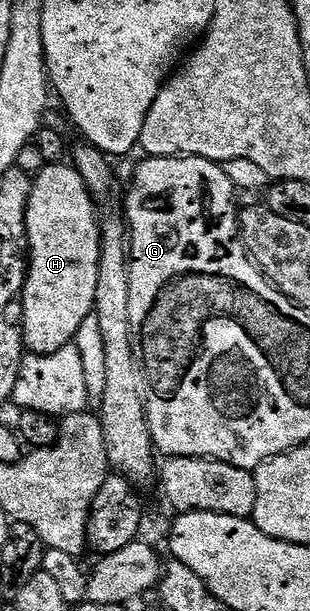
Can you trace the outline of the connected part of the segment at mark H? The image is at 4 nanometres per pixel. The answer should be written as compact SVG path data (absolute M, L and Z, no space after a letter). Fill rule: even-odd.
M69 163L47 164L43 172L39 172L34 185L32 186L32 194L28 202L28 210L26 211L26 239L28 241L28 267L26 269L26 284L22 288L22 319L20 327L22 329L22 338L25 347L29 349L35 356L43 356L44 354L52 354L56 350L60 350L64 345L73 341L74 335L80 330L80 326L84 322L84 318L88 318L94 311L94 299L96 298L96 278L98 277L98 267L100 266L100 238L102 230L100 227L100 212L94 209L96 204L95 197L90 195L86 189L81 174L74 169Z

